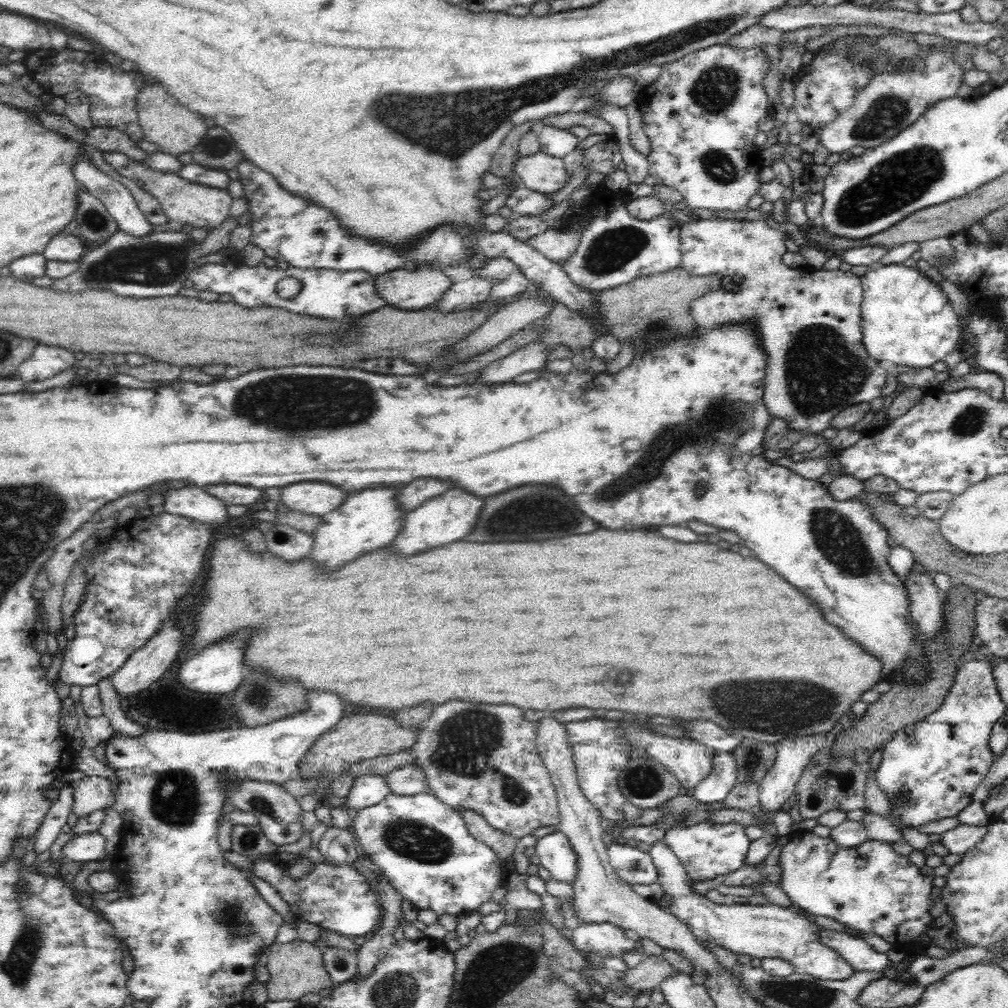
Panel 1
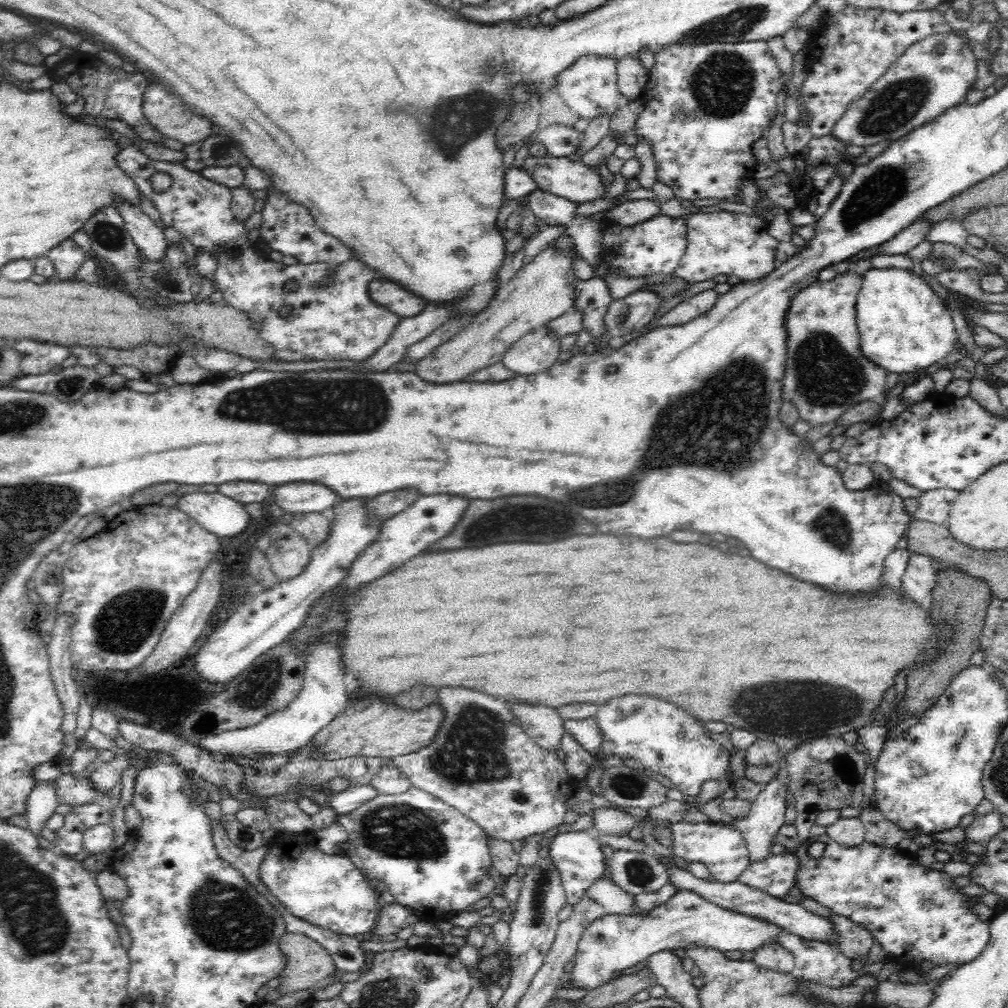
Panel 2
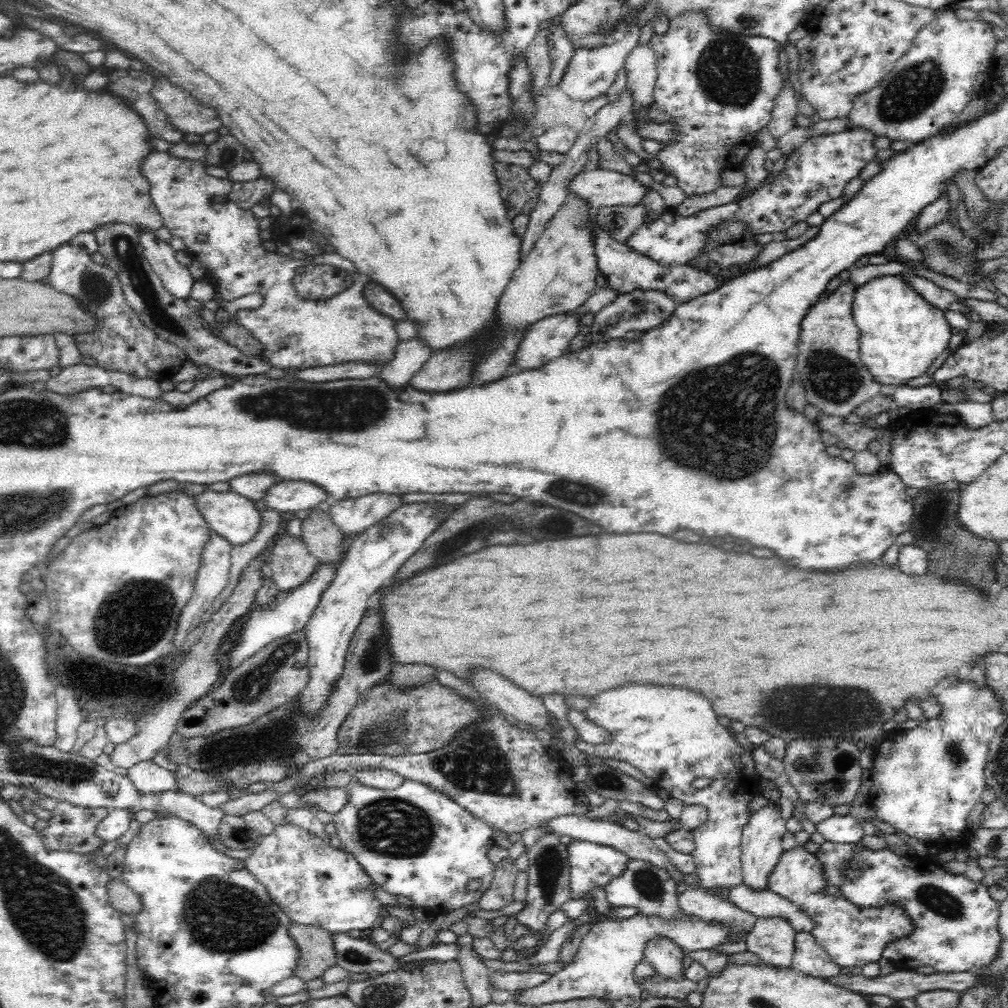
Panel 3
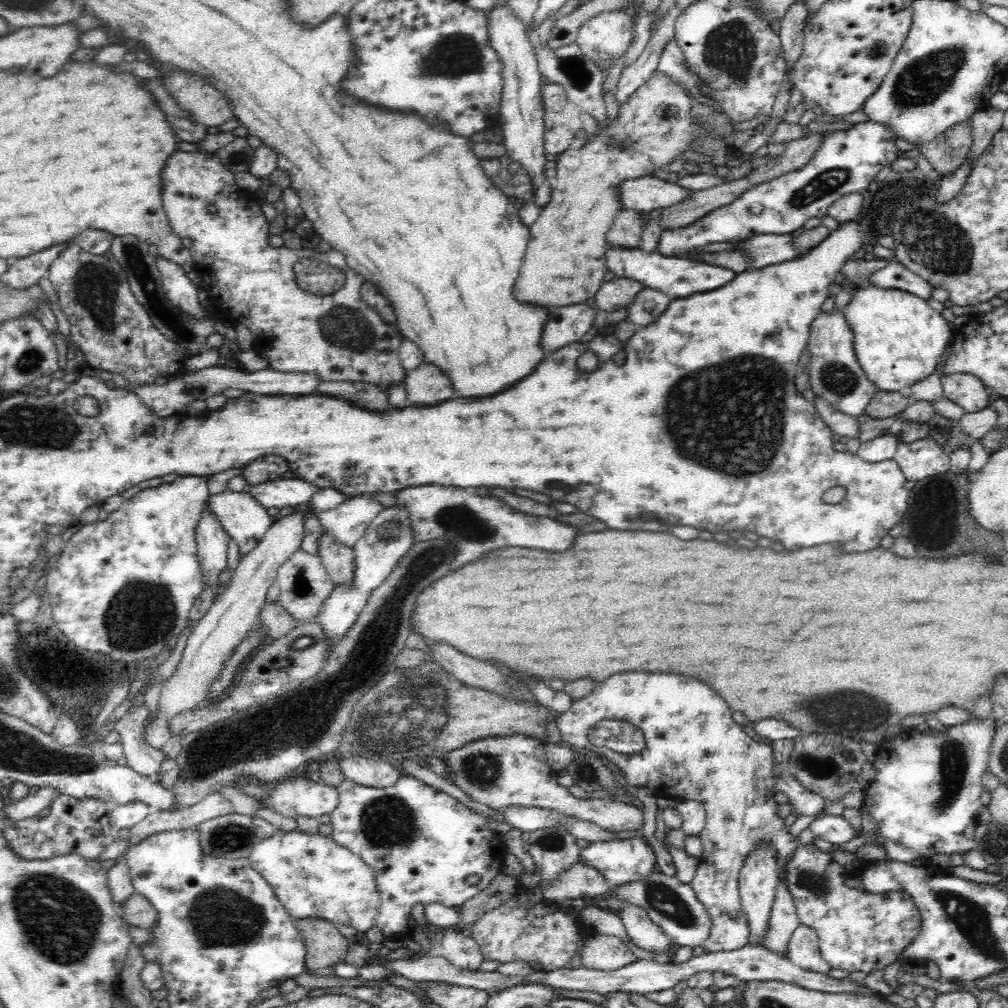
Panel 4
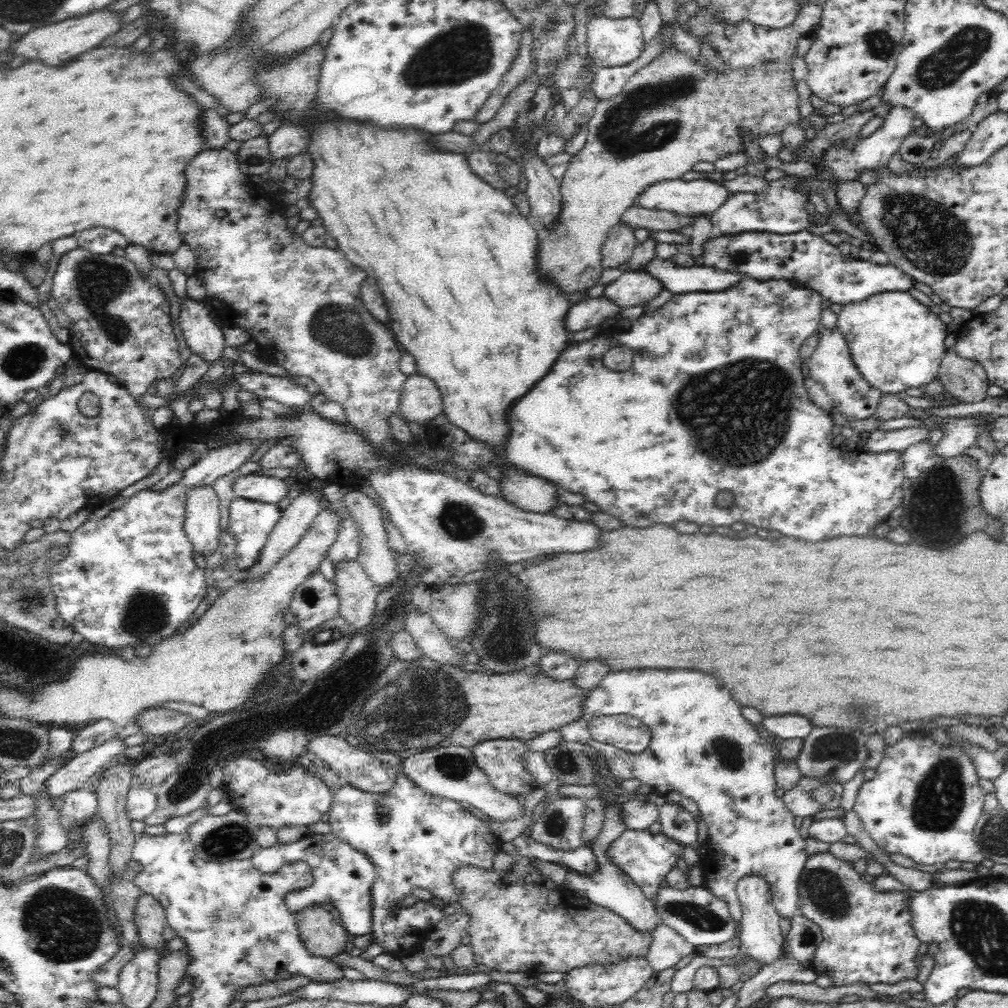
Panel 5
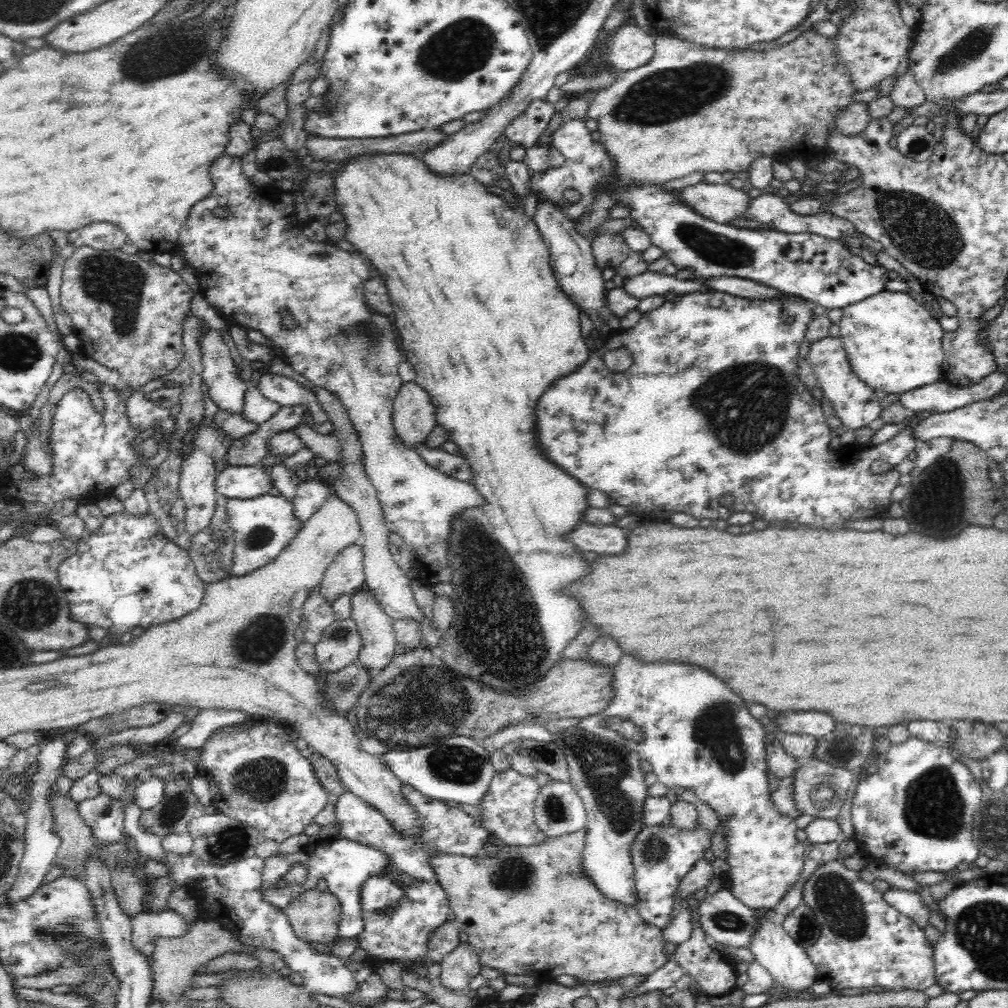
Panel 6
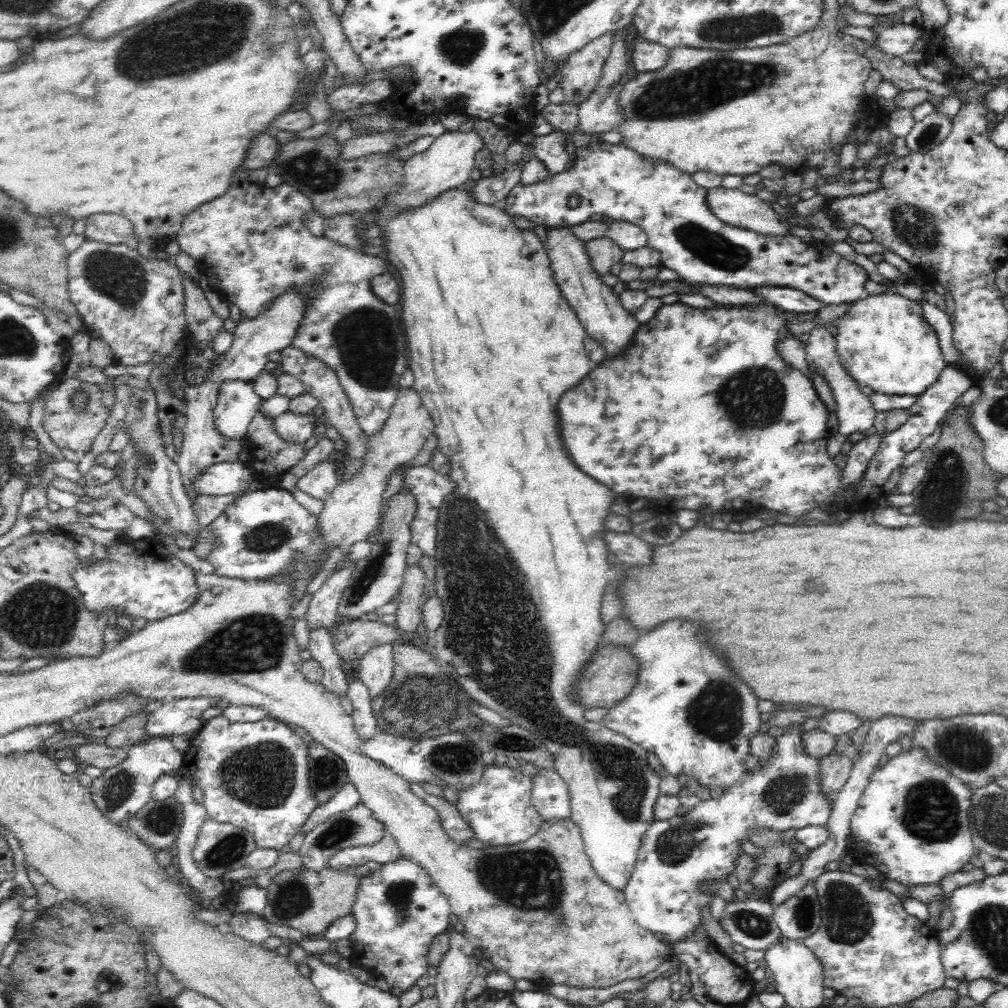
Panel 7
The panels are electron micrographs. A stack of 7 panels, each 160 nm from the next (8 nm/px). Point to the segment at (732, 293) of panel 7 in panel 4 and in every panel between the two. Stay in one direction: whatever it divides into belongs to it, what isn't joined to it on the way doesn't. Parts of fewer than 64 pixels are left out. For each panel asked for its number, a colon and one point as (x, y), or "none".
4: (615, 294)
5: (633, 288)
6: (646, 284)

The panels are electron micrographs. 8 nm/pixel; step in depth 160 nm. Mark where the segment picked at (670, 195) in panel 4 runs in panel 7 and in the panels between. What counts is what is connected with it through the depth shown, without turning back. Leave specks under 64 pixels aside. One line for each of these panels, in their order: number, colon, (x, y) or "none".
5: (696, 198)
6: (718, 202)
7: (735, 208)

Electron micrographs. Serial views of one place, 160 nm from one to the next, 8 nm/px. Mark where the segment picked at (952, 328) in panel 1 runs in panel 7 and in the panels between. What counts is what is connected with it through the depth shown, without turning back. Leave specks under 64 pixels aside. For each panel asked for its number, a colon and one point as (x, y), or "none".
2: (904, 326)
3: (901, 334)
4: (898, 338)
5: (896, 342)
6: (893, 343)
7: (884, 341)

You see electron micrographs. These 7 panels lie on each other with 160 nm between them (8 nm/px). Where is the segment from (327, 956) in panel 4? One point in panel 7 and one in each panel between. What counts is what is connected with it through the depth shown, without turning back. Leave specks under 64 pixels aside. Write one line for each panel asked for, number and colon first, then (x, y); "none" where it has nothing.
5: (322, 935)
6: (314, 915)
7: (308, 901)

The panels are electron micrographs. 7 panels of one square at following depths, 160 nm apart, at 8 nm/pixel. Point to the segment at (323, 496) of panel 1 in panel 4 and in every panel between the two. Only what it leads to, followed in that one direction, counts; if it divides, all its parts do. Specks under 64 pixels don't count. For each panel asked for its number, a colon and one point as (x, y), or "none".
2: (300, 497)
3: (285, 496)
4: (279, 493)

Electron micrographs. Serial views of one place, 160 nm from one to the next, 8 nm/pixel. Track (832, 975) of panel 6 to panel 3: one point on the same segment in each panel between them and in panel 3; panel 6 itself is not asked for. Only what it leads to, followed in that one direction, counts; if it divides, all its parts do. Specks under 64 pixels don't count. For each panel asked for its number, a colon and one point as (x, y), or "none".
3: (853, 937)
4: (858, 931)
5: (868, 936)

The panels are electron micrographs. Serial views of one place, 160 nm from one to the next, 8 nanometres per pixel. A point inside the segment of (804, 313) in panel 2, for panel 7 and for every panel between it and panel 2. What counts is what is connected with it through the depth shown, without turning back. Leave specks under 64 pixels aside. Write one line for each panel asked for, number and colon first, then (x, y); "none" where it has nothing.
3: (835, 380)
4: (835, 375)
5: (831, 365)
6: (855, 403)
7: (855, 411)

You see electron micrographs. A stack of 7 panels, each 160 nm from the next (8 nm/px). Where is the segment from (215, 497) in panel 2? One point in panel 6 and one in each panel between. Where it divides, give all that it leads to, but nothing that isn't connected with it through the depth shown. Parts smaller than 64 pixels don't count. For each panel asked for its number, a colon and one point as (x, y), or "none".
3: (233, 517)
4: (245, 520)
5: (250, 522)
6: (262, 526)

